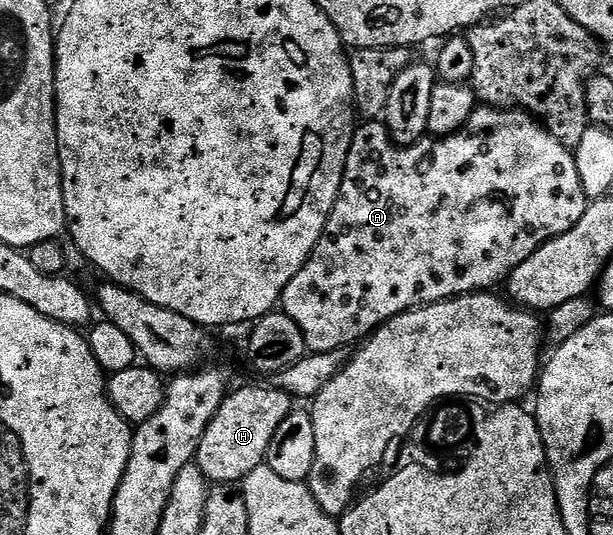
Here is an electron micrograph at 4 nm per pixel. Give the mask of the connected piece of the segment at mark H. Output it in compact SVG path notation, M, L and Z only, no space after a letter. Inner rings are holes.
M275 385L244 386L225 397L218 412L204 430L196 448L194 463L212 484L240 484L268 457L274 431L294 409L294 399Z

